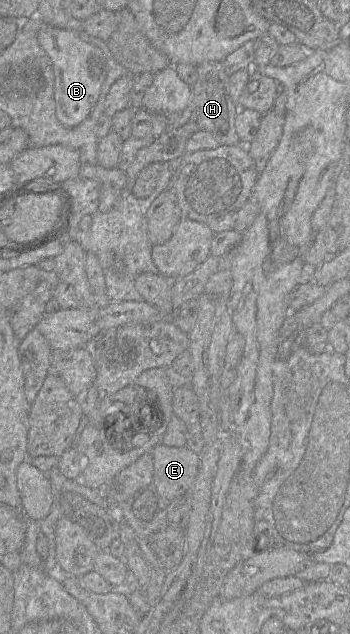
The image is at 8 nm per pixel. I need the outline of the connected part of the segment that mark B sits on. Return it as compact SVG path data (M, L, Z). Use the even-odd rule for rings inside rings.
M42 24L38 41L49 56L54 71L54 99L58 120L66 127L79 125L95 106L107 76L103 51L82 39L78 32Z

